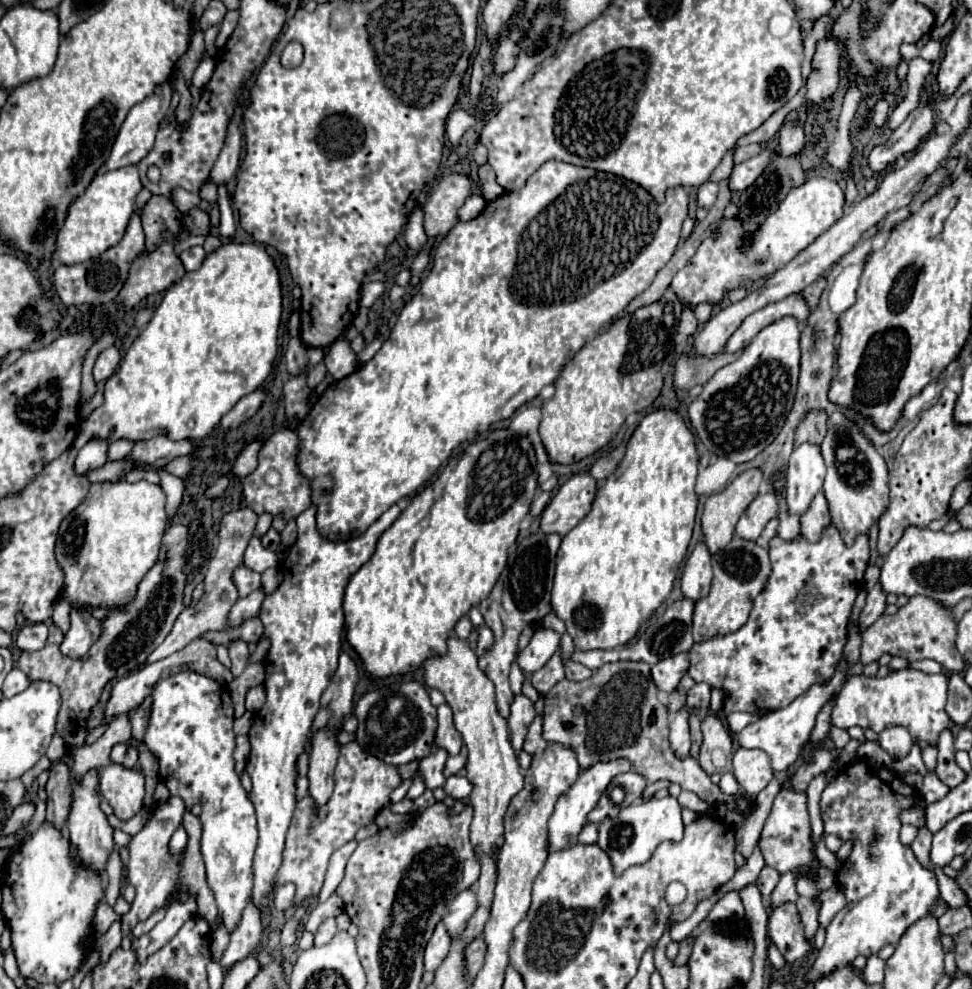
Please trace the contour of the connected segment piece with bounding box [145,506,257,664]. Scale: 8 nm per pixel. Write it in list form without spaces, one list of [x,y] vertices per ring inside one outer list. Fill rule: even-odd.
[[[243,506],[239,510],[231,510],[221,518],[219,534],[217,534],[219,544],[217,544],[215,556],[209,562],[209,570],[205,574],[205,596],[203,596],[203,600],[195,608],[187,608],[187,610],[183,610],[179,614],[171,634],[163,640],[161,646],[157,646],[149,654],[145,664],[153,664],[157,660],[163,660],[163,658],[183,650],[189,642],[193,642],[197,636],[201,636],[207,630],[225,630],[227,628],[229,610],[231,610],[233,602],[237,602],[237,598],[239,598],[231,574],[233,574],[233,568],[243,562],[243,552],[245,552],[245,546],[247,546],[247,542],[249,542],[249,538],[253,534],[253,530],[255,530],[255,524],[257,524],[257,514],[253,510],[249,510],[247,506]]]

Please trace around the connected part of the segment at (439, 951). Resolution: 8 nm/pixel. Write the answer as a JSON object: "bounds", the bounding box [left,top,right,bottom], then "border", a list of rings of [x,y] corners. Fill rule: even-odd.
{"bounds":[425,922,451,972],"border":[[[439,922],[429,944],[425,946],[425,970],[429,972],[435,972],[435,968],[443,962],[443,958],[447,956],[449,952],[449,944],[451,944],[451,938],[449,938],[449,932],[445,930],[445,924]]]}

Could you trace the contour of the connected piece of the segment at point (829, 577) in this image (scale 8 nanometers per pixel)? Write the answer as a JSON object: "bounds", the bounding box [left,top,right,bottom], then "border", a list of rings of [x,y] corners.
{"bounds":[689,524,869,718],"border":[[[833,524],[823,530],[819,542],[809,542],[803,536],[797,536],[793,542],[785,542],[783,538],[775,536],[769,542],[769,560],[771,574],[761,594],[753,600],[755,604],[747,624],[737,632],[697,642],[689,650],[689,676],[695,682],[707,682],[711,688],[721,688],[727,692],[721,718],[731,712],[767,712],[785,708],[797,696],[807,692],[809,686],[823,682],[833,674],[847,640],[851,606],[863,584],[863,574],[869,560],[869,536],[859,534],[853,546],[845,546],[839,530]]]}

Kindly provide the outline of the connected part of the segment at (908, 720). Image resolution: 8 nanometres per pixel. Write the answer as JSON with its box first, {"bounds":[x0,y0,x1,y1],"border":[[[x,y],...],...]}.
{"bounds":[831,668,953,748],"border":[[[913,668],[891,672],[887,678],[877,676],[865,676],[857,674],[851,676],[837,696],[833,710],[831,710],[831,722],[837,728],[873,728],[875,732],[881,732],[887,726],[901,724],[909,728],[913,738],[921,738],[921,748],[935,744],[937,736],[943,728],[951,728],[953,722],[945,714],[945,702],[947,702],[947,676],[945,674],[925,674]]]}

